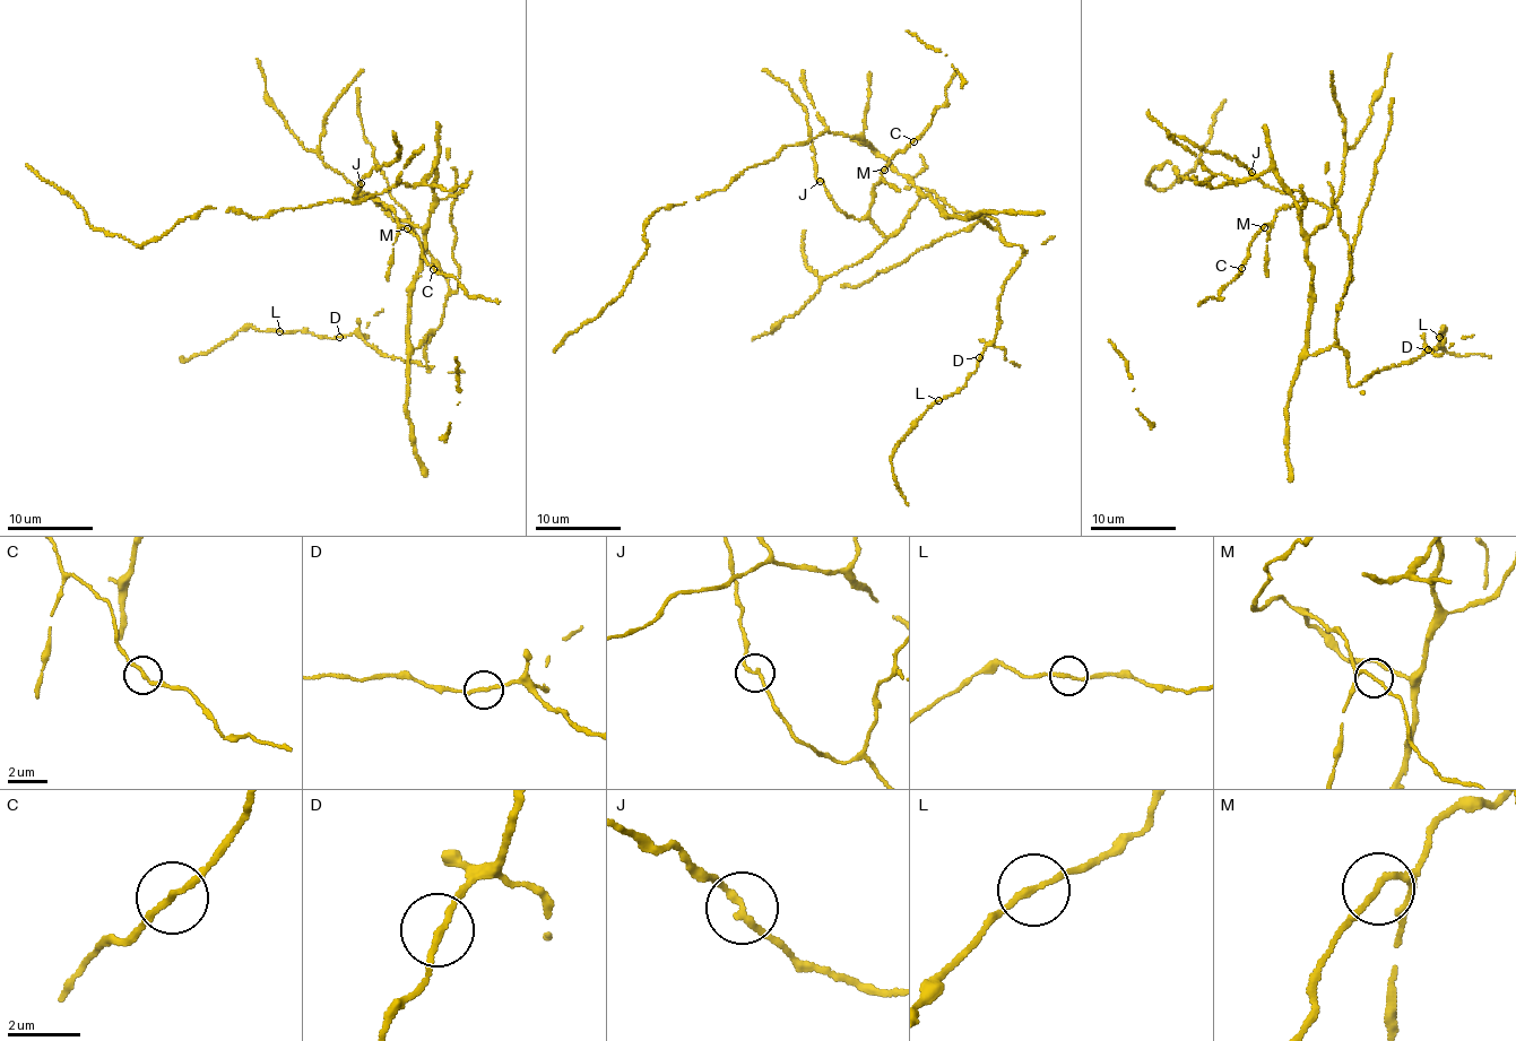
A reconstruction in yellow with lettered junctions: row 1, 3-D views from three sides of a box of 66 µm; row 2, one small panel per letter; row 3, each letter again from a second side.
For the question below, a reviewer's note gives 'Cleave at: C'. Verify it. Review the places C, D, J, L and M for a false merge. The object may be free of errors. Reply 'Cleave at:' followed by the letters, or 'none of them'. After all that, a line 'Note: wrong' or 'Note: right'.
Cleave at: none of them
Note: wrong

